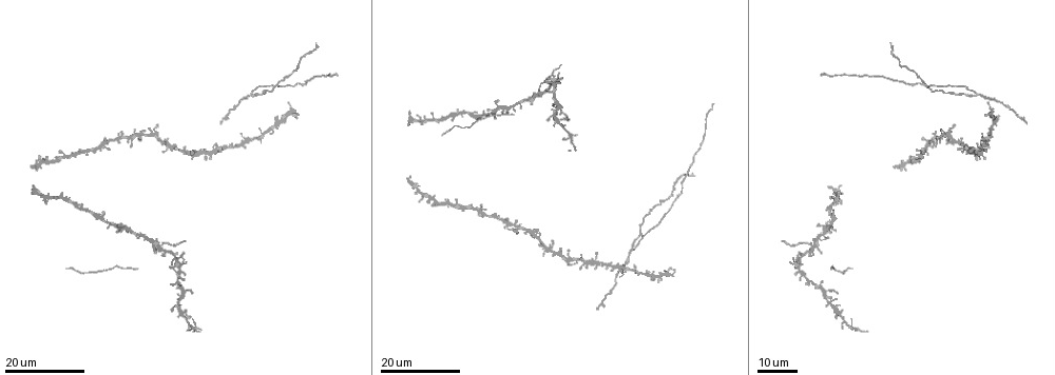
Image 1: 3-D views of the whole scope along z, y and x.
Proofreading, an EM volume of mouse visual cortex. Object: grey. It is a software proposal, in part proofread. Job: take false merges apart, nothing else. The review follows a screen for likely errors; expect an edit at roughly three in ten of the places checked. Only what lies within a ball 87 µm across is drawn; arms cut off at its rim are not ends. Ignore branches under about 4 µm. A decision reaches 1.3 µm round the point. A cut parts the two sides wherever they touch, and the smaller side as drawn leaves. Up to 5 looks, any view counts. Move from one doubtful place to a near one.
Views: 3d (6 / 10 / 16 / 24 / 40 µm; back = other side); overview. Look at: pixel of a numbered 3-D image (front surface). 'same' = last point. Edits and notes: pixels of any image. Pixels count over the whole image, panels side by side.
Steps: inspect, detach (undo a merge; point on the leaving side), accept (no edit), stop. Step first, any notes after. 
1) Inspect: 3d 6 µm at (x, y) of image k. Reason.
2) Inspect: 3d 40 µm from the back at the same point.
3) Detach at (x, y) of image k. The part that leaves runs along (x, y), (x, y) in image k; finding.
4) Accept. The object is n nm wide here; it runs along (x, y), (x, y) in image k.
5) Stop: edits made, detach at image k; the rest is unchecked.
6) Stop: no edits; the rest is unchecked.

Inspect: 3d 16 µm at (814, 248) of image 1. Four-way junction.

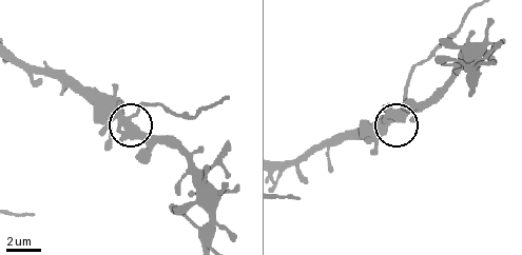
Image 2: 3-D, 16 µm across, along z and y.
Inspect: 3d 10 µm at (130, 122) of image 2.

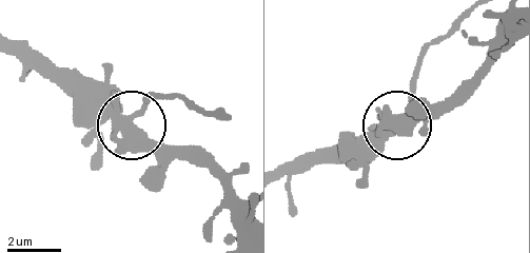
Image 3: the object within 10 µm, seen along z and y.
Detach at (142, 98) of image 3. The part that leaves runs along (125, 120), (157, 93), (178, 93), (212, 111) in image 3; two cells meet here.

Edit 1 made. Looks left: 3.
Inspect: 3d 24 µm at (801, 259) of image 1.

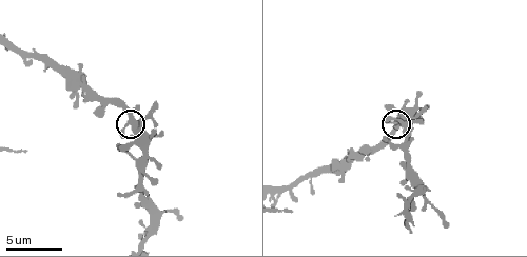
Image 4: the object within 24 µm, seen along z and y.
Inspect: 3d 10 µm at the same point.

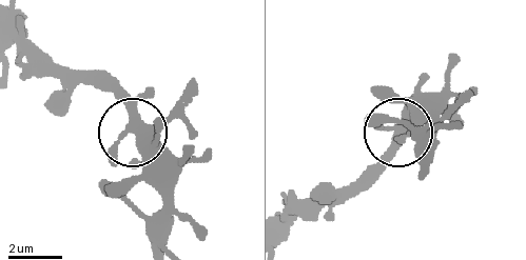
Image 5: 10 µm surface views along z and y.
Accept. 4 arms meet here; all the same cell.

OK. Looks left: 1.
Stop: edits made, detach at image 3; the rest is unchecked.

